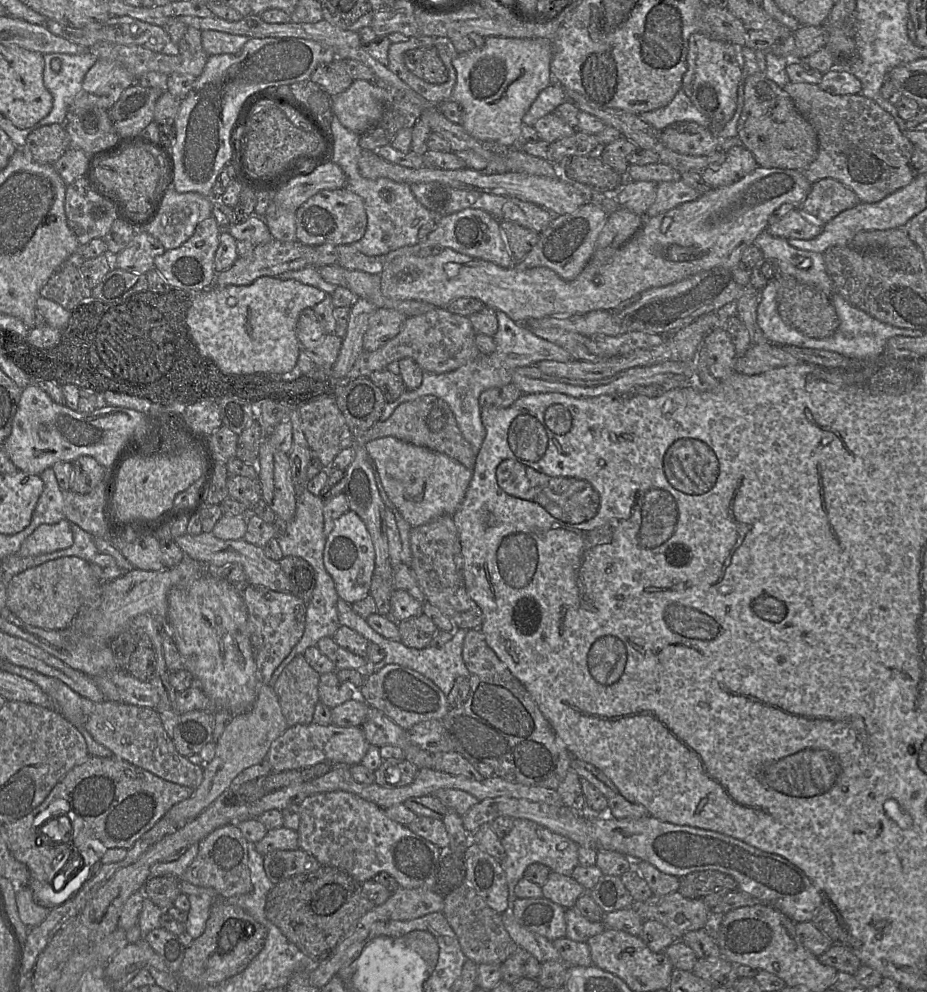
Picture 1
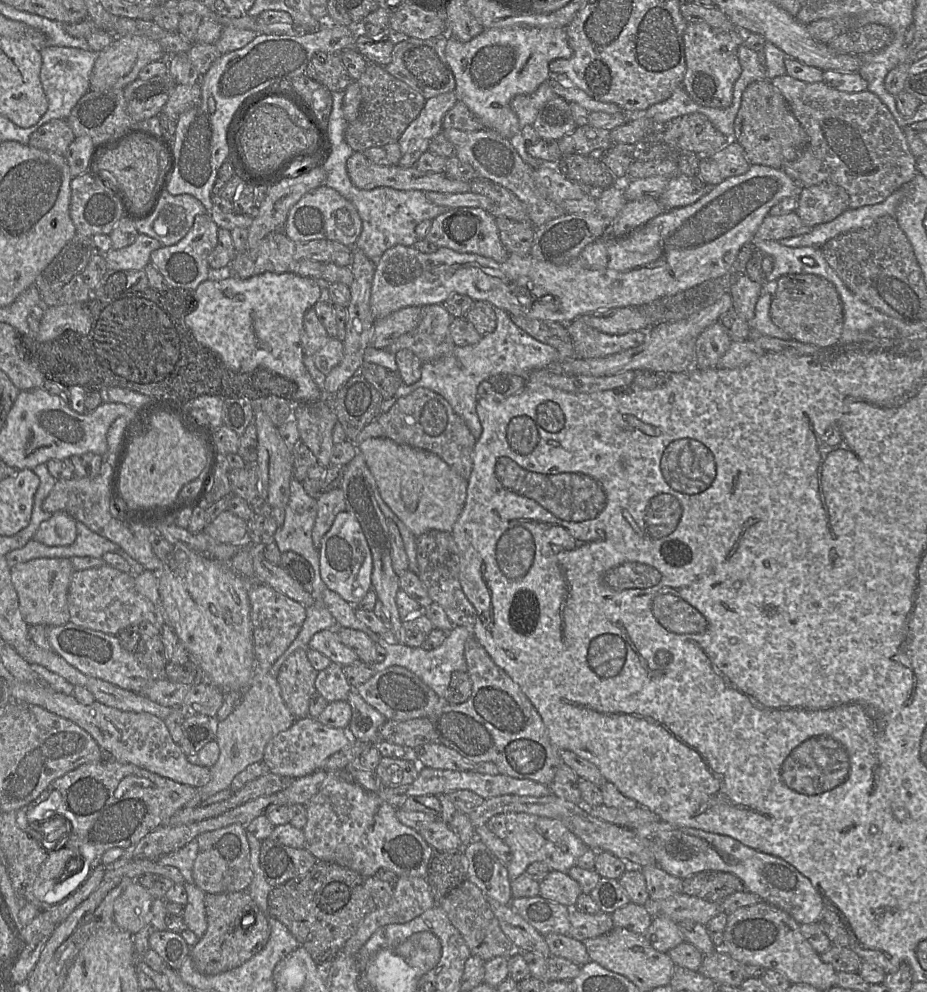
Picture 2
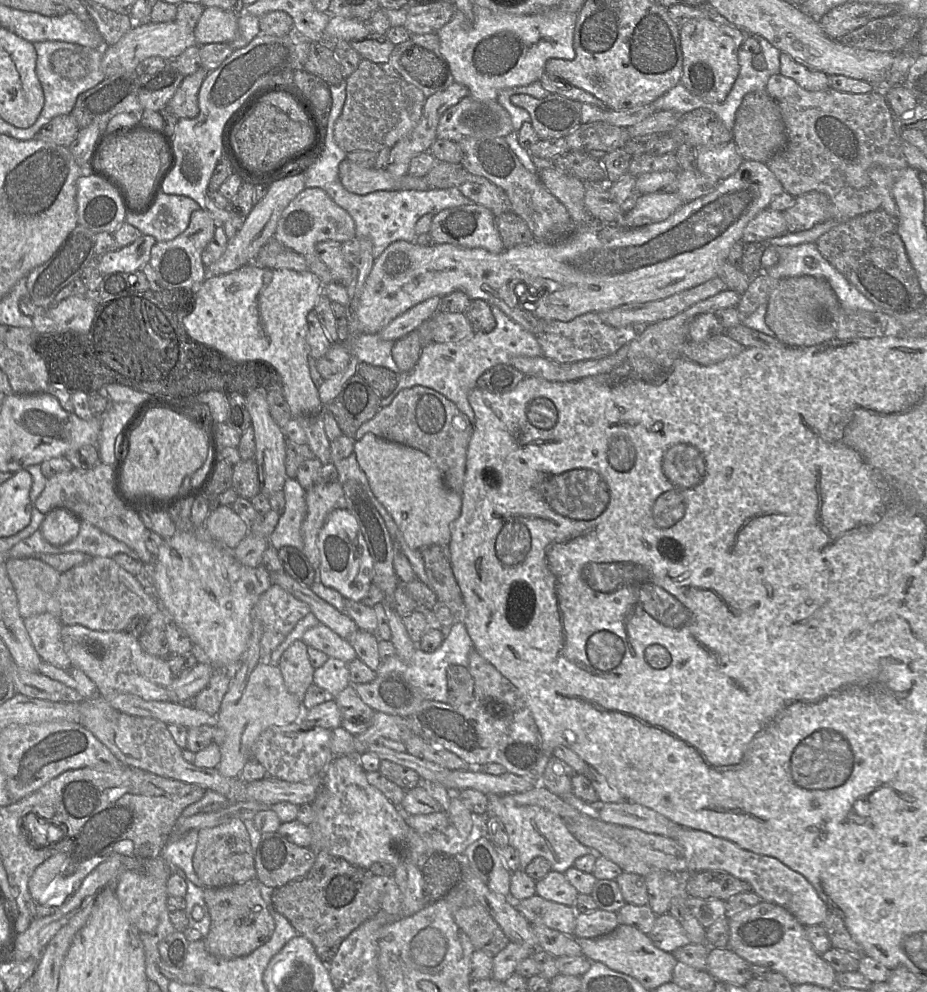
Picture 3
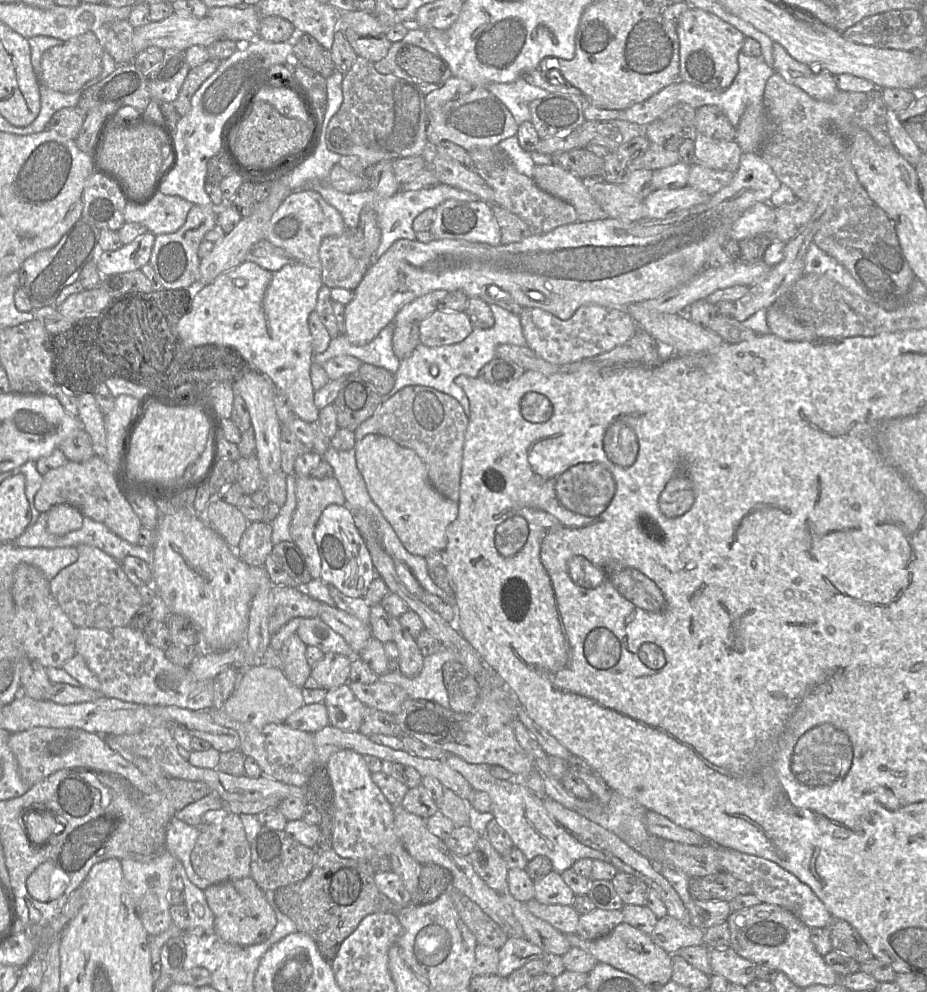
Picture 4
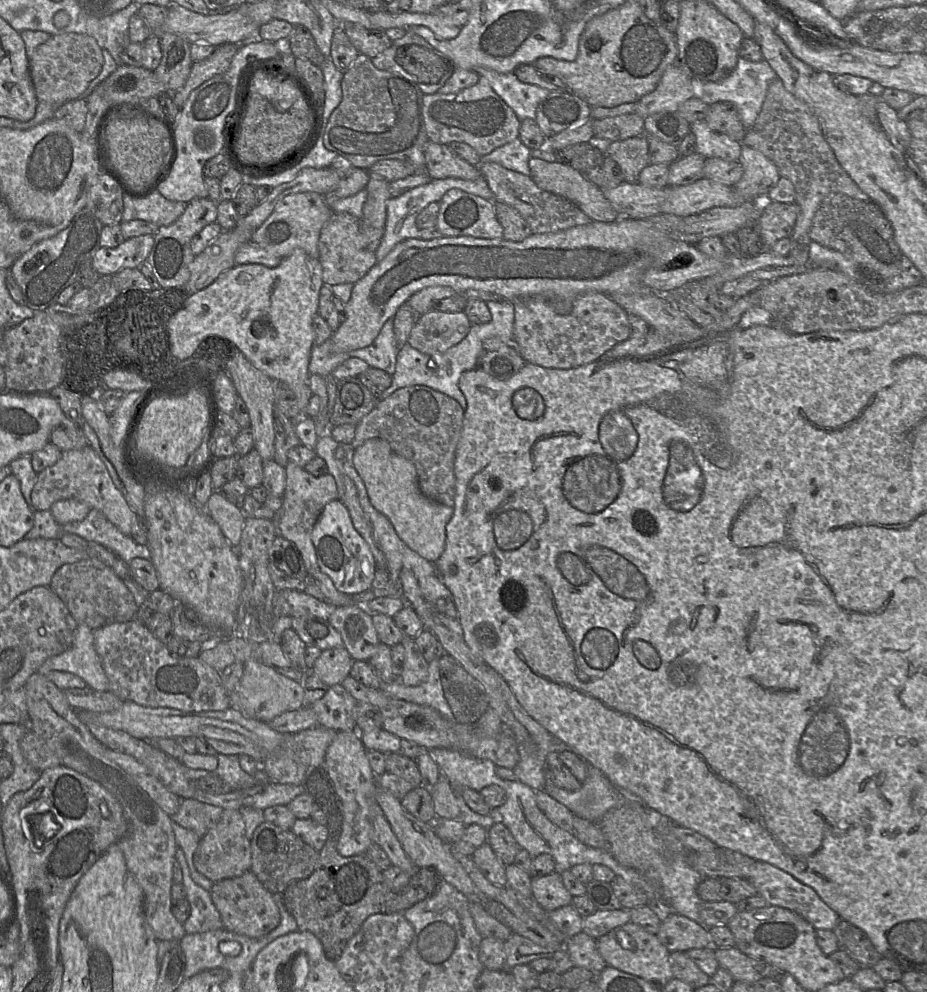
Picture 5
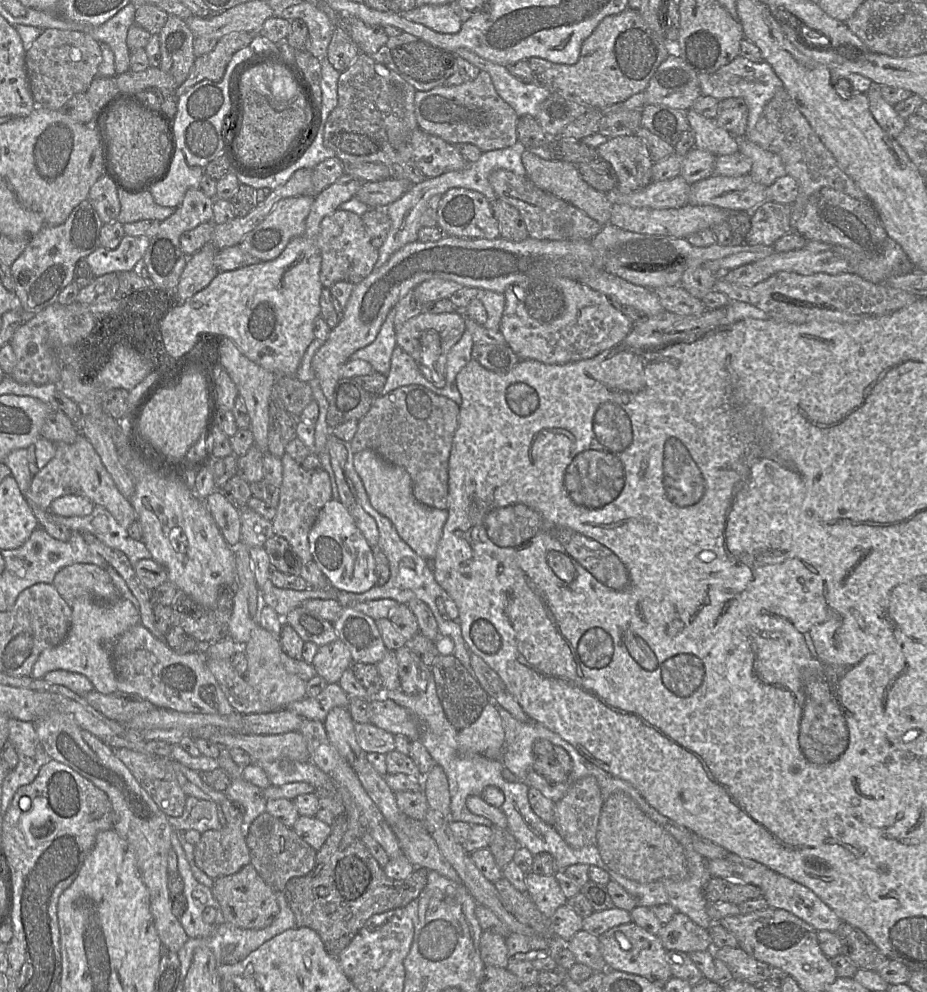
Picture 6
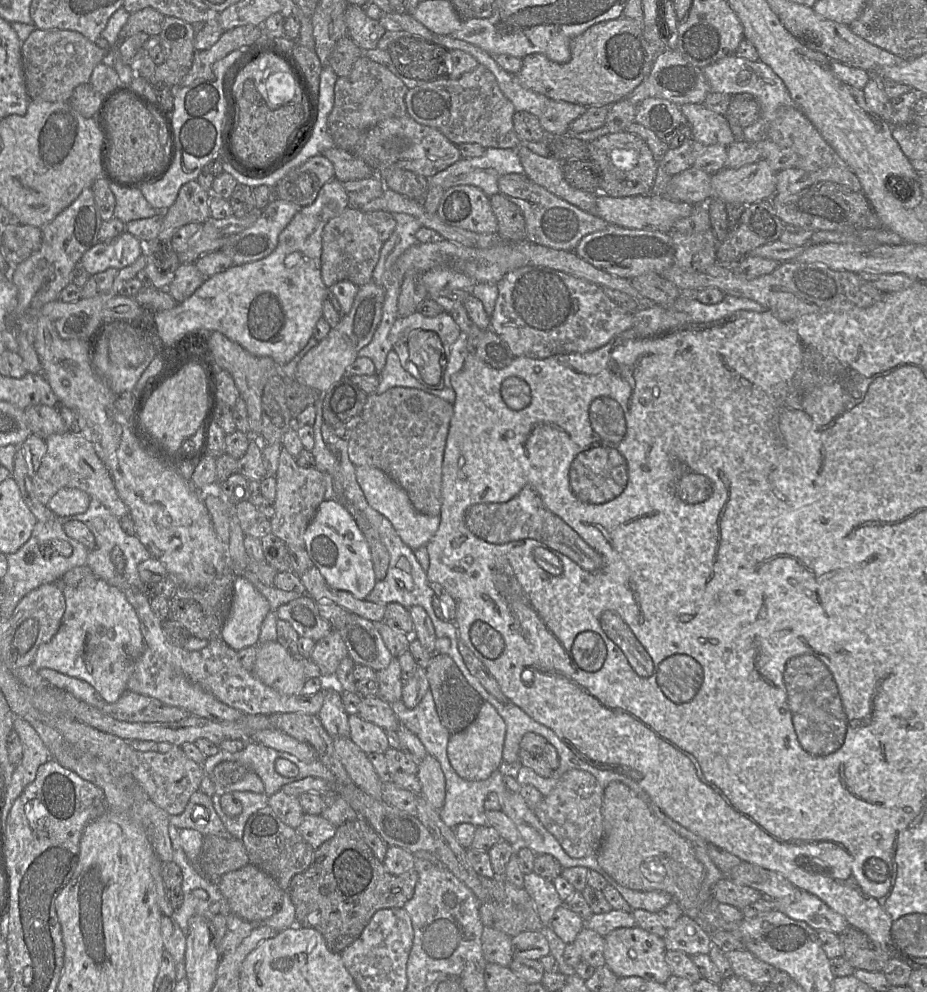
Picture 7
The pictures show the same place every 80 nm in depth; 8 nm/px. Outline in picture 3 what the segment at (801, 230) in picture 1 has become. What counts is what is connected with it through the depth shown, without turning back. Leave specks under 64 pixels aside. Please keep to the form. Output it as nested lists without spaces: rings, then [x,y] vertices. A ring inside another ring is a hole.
[[[767,207],[747,224],[741,241],[745,244],[768,241],[786,233],[788,233],[788,229],[784,213]]]

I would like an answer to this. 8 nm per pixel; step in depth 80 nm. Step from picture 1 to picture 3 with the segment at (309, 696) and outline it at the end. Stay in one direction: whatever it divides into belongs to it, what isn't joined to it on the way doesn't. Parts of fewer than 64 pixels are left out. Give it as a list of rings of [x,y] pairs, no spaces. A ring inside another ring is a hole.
[[[302,640],[294,641],[281,655],[280,669],[289,693],[303,702],[306,691],[314,683],[314,671],[307,646]]]

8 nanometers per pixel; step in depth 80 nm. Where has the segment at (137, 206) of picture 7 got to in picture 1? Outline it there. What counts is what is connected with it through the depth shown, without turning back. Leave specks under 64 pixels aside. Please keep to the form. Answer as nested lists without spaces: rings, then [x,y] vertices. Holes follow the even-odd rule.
[[[172,186],[155,220],[144,232],[157,238],[166,250],[180,247],[195,232],[197,225],[212,216],[211,197],[197,192],[179,193]]]

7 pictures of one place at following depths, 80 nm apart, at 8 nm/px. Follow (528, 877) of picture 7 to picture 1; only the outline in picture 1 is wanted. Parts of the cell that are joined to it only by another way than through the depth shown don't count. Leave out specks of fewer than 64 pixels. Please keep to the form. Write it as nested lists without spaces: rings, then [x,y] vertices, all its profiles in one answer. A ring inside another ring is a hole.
[[[550,871],[547,881],[541,886],[543,897],[562,906],[574,908],[578,898],[586,893],[585,888],[571,876]]]

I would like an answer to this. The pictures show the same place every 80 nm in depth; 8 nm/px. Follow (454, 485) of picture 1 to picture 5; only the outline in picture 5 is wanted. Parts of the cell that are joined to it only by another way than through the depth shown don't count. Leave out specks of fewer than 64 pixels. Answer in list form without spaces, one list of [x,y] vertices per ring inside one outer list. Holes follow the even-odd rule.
[[[383,439],[366,440],[355,449],[353,463],[365,484],[371,504],[389,519],[398,537],[421,557],[436,562],[445,548],[446,525],[452,518],[453,507],[426,498],[419,489],[413,463],[396,454]]]

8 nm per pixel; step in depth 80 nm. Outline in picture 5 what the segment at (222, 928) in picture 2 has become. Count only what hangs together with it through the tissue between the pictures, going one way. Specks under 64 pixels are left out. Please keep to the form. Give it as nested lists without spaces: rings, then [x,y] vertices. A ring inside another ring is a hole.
[[[251,870],[240,876],[215,882],[210,893],[221,915],[223,928],[231,932],[250,938],[260,938],[276,928],[280,922],[280,913],[273,893],[265,888]]]

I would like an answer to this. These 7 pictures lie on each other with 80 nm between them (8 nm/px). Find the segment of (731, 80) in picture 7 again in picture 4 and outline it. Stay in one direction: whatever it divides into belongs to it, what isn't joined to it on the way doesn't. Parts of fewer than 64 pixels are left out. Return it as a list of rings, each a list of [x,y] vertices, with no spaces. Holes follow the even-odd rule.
[[[741,51],[738,55],[738,64],[739,71],[735,79],[723,91],[707,90],[681,80],[678,80],[678,86],[680,84],[688,90],[688,96],[691,98],[689,102],[697,103],[698,107],[701,107],[701,104],[718,106],[725,113],[729,122],[737,127],[747,106],[752,103],[763,103],[766,82],[775,73],[774,68],[768,66],[763,57],[748,56]]]

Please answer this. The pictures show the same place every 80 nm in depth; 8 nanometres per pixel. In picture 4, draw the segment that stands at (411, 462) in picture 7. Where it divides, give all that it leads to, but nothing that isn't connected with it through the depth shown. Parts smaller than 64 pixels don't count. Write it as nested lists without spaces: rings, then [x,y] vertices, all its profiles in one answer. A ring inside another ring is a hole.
[[[411,385],[404,387],[391,398],[382,402],[375,413],[356,429],[355,439],[356,442],[359,442],[368,434],[377,434],[386,436],[398,445],[415,451],[427,468],[432,486],[444,497],[458,502],[467,428],[468,417],[455,398],[429,386]]]

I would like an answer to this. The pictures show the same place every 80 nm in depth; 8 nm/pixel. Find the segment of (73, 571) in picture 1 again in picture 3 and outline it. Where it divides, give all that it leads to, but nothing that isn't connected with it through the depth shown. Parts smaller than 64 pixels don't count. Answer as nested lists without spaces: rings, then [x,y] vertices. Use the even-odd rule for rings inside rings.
[[[34,557],[9,558],[5,564],[22,618],[50,613],[60,619],[57,587],[61,573]]]

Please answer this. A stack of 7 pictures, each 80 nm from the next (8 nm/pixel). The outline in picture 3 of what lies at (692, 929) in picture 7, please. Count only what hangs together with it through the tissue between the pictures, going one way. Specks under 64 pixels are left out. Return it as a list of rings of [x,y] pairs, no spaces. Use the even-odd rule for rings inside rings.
[[[668,912],[656,917],[647,936],[657,948],[668,953],[691,942],[680,923]]]

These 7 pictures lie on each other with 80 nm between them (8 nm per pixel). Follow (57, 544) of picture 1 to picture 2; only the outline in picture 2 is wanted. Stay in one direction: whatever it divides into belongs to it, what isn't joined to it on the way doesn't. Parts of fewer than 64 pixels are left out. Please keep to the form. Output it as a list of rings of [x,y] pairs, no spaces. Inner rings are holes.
[[[56,511],[51,517],[42,521],[35,532],[33,539],[49,547],[69,546],[77,537],[76,520],[66,512]]]

